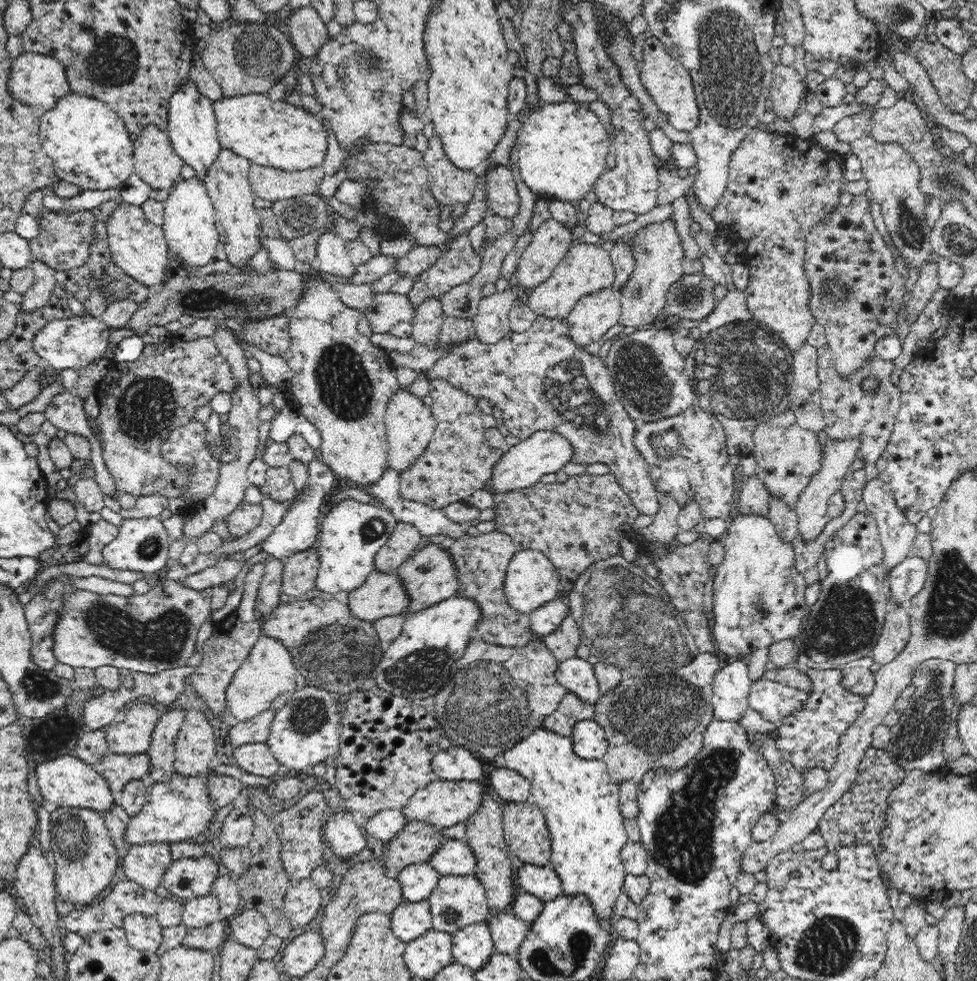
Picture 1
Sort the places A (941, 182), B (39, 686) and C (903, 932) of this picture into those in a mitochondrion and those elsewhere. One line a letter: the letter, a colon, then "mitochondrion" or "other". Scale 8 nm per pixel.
A: mitochondrion
B: mitochondrion
C: other

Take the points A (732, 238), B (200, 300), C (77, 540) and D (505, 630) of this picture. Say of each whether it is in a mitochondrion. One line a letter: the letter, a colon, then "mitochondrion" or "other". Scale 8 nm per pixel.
A: other
B: mitochondrion
C: other
D: other

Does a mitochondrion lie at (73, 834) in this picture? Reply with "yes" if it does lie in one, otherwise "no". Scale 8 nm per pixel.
yes

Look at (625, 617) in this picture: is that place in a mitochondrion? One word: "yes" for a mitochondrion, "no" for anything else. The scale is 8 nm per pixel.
yes

